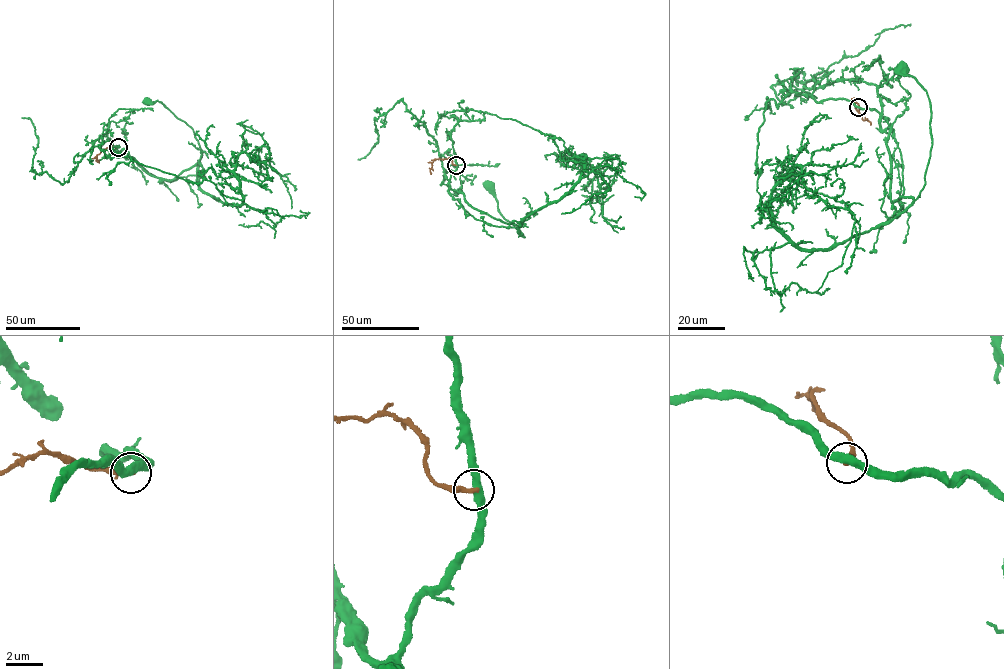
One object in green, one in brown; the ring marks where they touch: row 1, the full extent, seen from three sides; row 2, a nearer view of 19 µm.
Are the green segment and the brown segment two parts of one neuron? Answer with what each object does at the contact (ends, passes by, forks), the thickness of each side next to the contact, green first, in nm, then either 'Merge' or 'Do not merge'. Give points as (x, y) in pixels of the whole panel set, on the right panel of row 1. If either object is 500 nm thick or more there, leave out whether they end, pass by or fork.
At the ring green passes by. At the ring brown ends. Thickness 440 nm (green) against 300 nm. Do not merge

